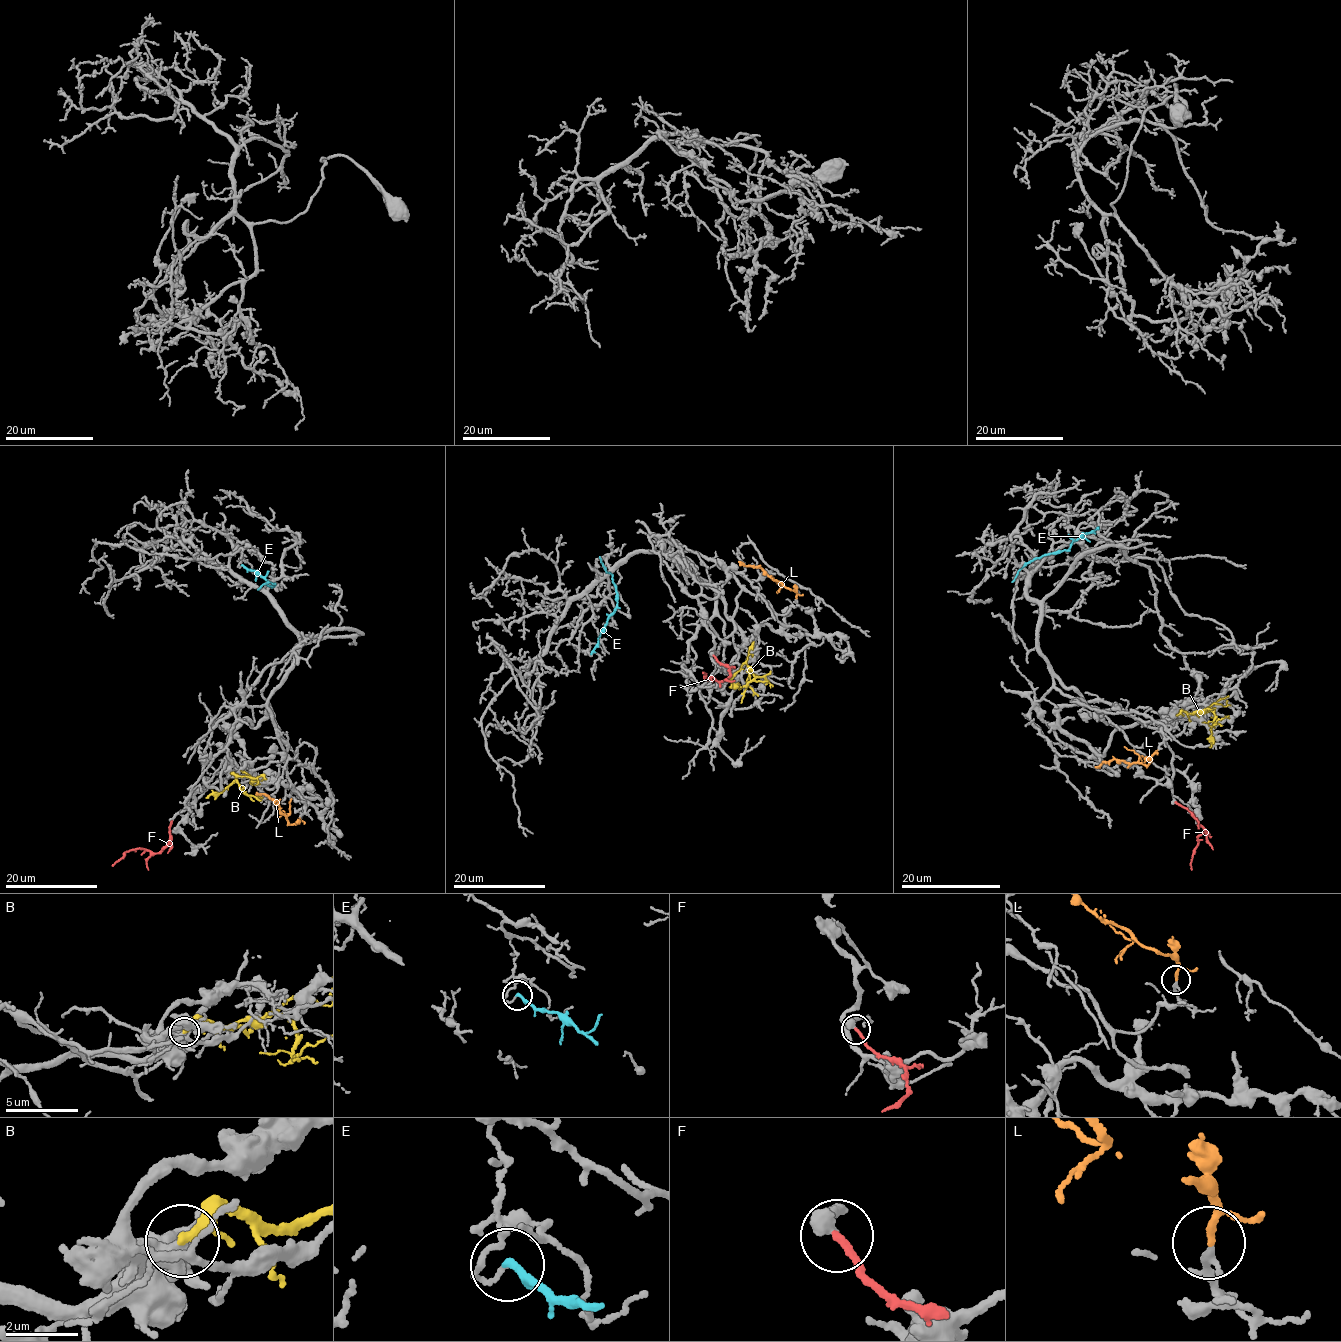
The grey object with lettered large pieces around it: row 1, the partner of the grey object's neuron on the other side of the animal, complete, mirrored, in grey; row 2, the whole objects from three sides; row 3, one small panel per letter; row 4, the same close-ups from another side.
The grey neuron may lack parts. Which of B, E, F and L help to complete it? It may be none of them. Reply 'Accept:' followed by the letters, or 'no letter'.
Accept: F, L

